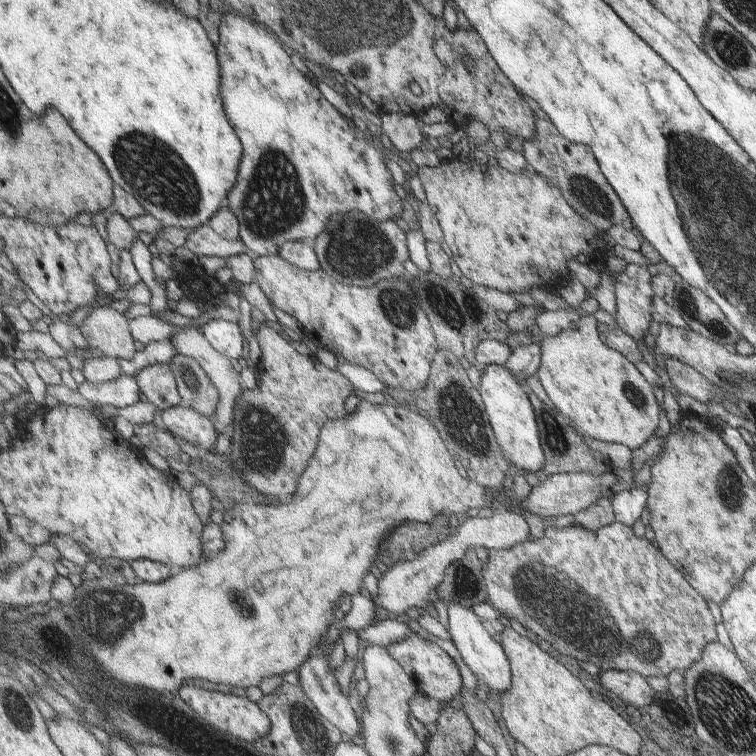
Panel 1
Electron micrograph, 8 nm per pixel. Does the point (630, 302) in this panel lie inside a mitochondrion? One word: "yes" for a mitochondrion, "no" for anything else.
no

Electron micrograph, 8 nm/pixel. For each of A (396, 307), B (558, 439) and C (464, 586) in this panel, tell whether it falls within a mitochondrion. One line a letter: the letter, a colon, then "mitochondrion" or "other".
A: mitochondrion
B: mitochondrion
C: other

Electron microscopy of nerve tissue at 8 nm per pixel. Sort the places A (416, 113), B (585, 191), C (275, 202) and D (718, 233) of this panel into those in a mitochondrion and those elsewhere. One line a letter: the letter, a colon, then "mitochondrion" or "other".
A: other
B: mitochondrion
C: mitochondrion
D: mitochondrion

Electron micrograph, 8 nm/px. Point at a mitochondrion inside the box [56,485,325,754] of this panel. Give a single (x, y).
(107, 613)

